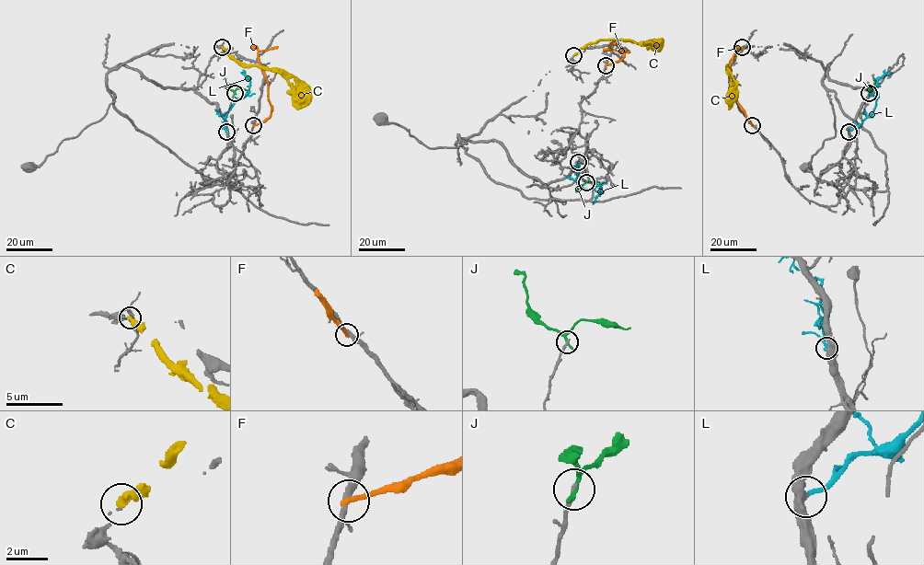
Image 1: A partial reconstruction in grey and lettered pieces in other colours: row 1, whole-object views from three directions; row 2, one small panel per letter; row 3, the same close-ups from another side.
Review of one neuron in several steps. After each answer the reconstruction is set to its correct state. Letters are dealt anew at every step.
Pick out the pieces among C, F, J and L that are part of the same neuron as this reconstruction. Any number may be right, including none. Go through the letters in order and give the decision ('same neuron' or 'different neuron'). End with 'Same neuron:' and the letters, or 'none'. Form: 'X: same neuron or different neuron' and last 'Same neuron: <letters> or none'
C: different neuron
F: different neuron
J: different neuron
L: different neuron
Same neuron: none

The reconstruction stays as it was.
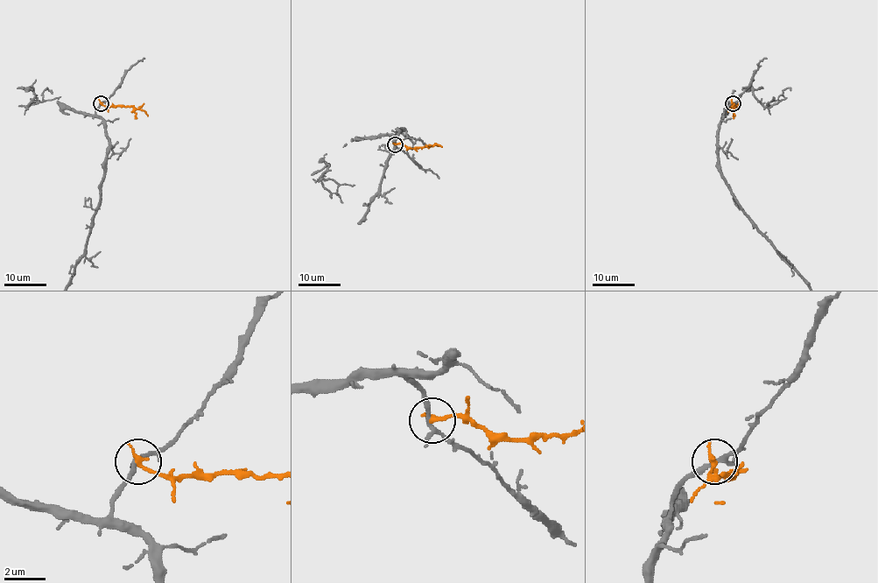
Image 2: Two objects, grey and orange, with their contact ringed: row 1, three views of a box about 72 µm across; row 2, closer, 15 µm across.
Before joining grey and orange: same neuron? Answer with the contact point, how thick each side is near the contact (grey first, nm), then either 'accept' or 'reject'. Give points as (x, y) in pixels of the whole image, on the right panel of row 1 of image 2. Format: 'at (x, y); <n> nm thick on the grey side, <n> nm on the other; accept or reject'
at (733, 103); 180 nm thick on the grey side, 280 nm on the other; reject

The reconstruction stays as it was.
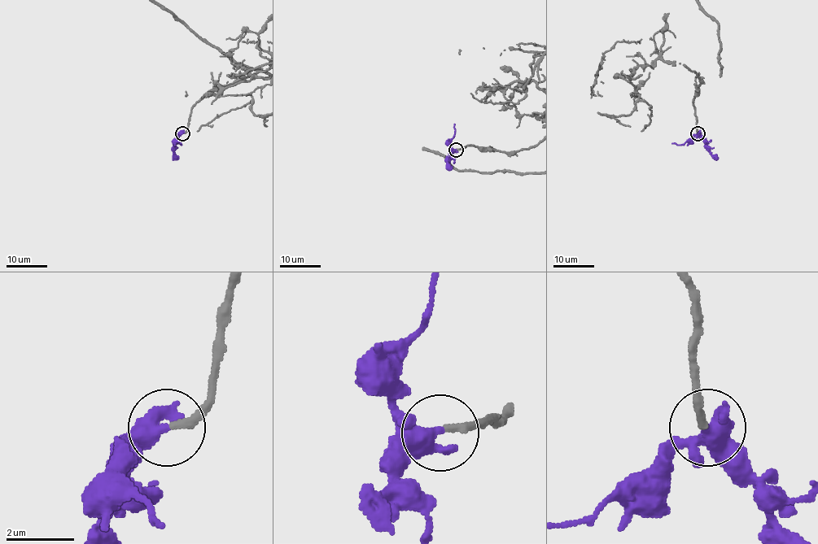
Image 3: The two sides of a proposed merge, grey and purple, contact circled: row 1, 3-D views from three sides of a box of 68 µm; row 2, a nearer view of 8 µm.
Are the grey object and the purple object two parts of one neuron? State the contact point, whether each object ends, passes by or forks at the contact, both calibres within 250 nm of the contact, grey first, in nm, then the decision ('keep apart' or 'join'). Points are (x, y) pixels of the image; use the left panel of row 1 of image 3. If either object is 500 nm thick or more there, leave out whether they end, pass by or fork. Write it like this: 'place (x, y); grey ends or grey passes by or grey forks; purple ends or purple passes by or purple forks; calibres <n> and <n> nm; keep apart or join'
place (182, 133); grey ends; purple forks; calibres 240 and 320 nm; join

